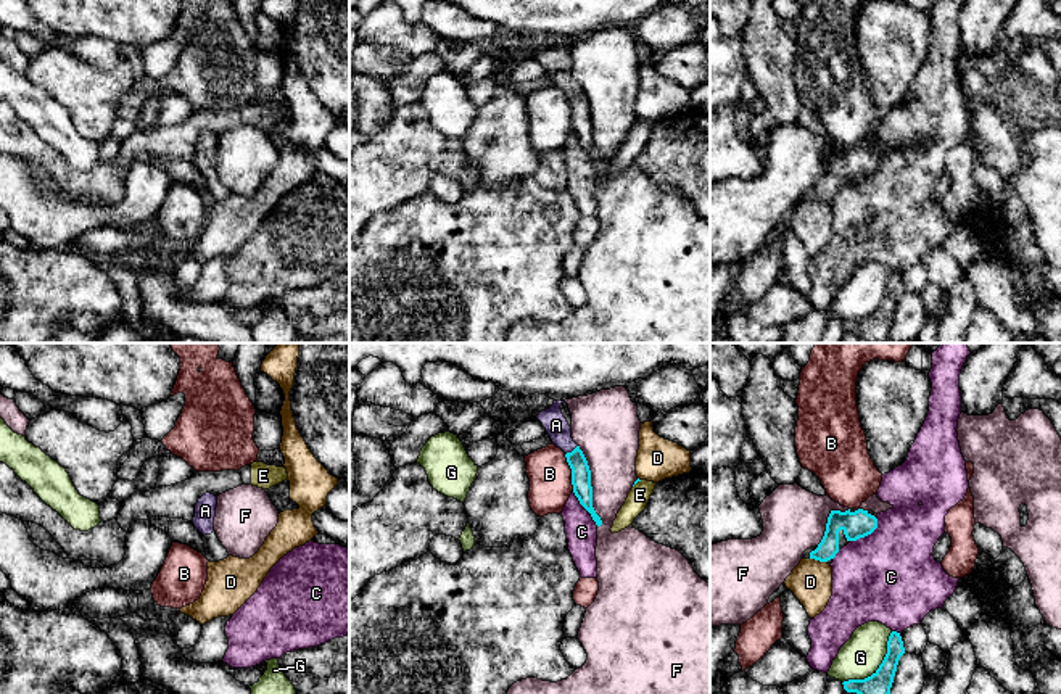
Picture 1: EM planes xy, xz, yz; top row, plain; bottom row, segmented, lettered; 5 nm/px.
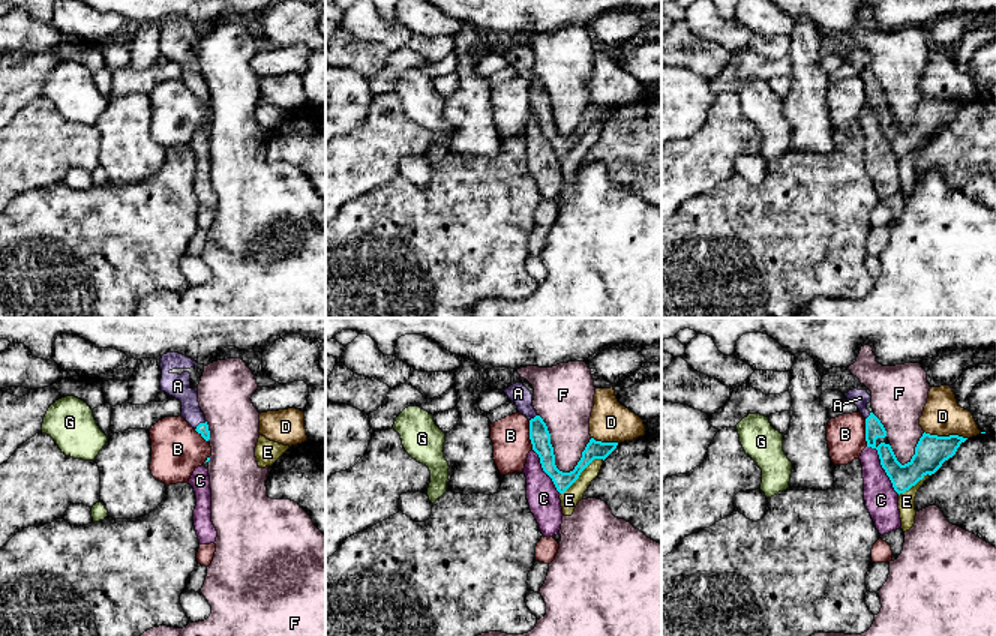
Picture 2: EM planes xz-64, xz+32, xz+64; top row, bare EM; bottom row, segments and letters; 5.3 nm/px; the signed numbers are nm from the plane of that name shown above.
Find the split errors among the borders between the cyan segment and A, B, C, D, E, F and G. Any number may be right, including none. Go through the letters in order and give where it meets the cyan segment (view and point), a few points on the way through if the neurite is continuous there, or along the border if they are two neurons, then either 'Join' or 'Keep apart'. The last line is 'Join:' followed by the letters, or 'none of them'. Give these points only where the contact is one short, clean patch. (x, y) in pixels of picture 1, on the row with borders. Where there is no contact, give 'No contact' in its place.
A: Touches cyan at xz (572, 451). Path across: xz (580, 470), (572, 451), (556, 425). Join
B: Touches cyan at xz (572, 472). Keep apart
C: Touches cyan at yz (866, 535). Keep apart
D: Touches cyan at yz (818, 559). Keep apart
E: Touches cyan at xz (636, 482). Boundary: xz (641, 480), (633, 487). Keep apart
F: Touches cyan at xz (591, 487). Keep apart
G: Touches cyan at yz (879, 667). Keep apart
Join: A

